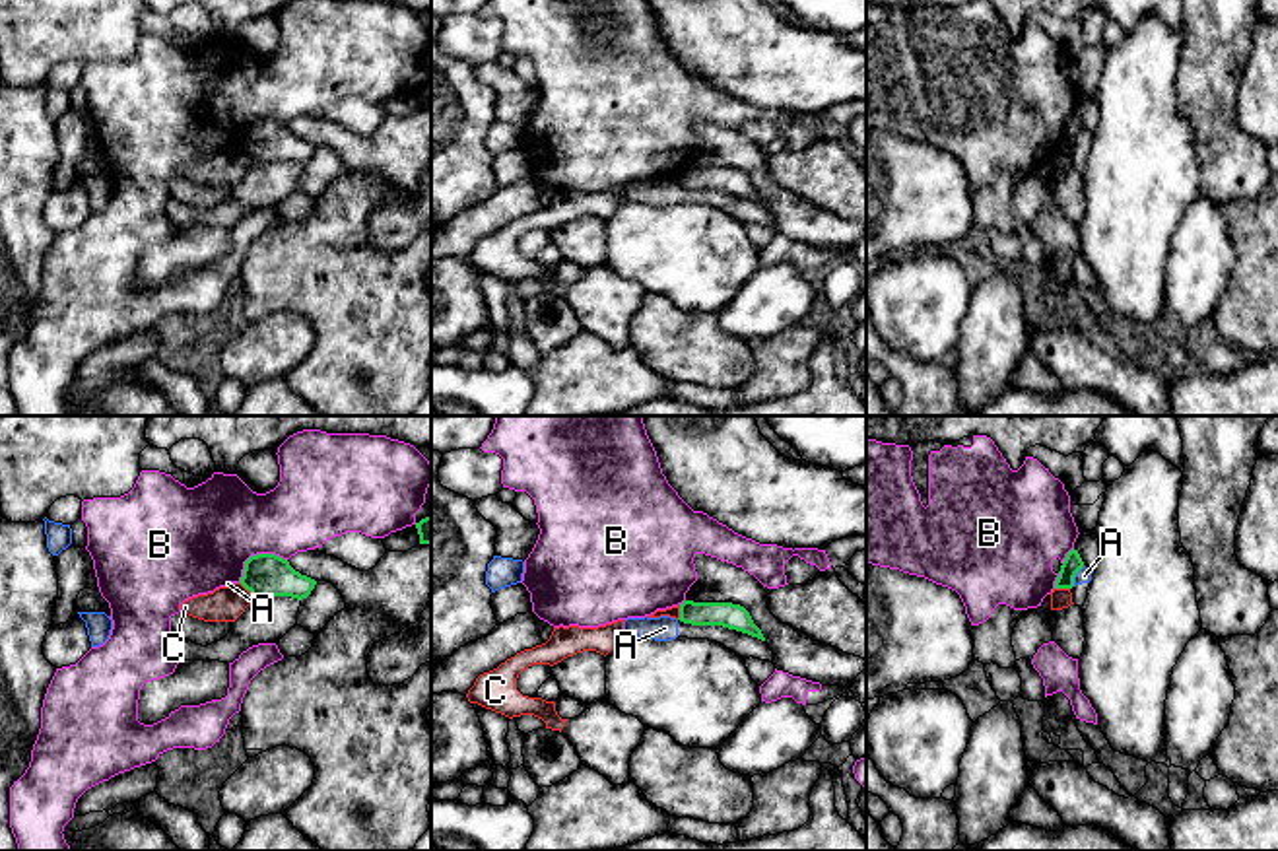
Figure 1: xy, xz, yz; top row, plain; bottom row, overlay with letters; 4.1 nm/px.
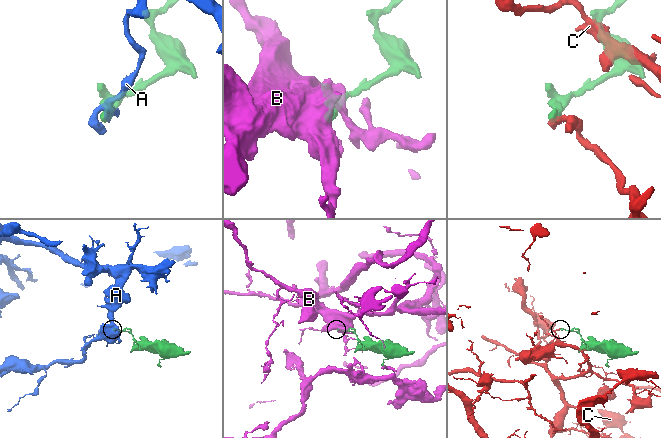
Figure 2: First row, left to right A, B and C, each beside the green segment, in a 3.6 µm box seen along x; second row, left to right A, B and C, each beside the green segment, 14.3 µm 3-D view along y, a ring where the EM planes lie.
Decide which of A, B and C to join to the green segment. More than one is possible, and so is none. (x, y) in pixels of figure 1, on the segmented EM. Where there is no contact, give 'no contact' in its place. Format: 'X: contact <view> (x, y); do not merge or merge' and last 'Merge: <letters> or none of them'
A: contact yz (1075, 576); do not merge
B: contact xy (255, 556); do not merge
C: contact xy (245, 587); do not merge
Merge: none of them

